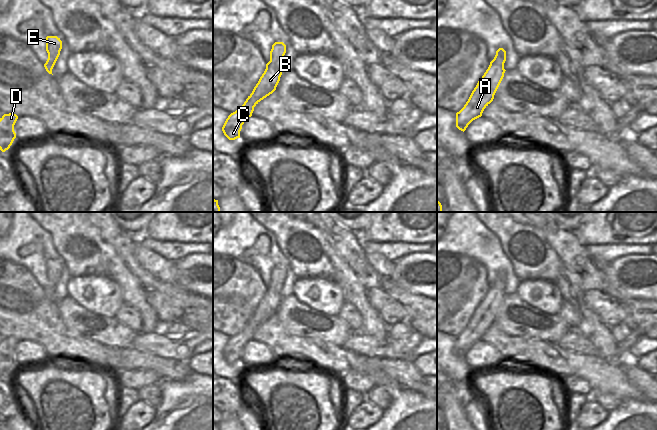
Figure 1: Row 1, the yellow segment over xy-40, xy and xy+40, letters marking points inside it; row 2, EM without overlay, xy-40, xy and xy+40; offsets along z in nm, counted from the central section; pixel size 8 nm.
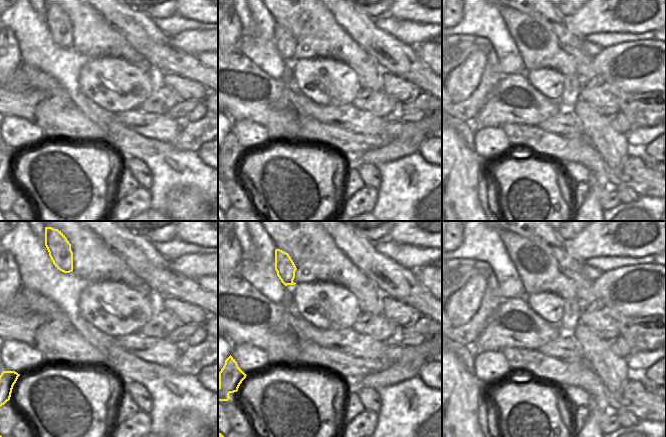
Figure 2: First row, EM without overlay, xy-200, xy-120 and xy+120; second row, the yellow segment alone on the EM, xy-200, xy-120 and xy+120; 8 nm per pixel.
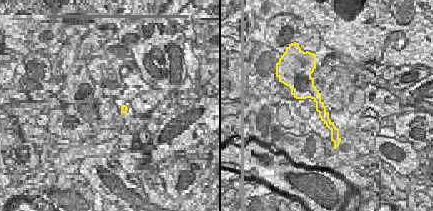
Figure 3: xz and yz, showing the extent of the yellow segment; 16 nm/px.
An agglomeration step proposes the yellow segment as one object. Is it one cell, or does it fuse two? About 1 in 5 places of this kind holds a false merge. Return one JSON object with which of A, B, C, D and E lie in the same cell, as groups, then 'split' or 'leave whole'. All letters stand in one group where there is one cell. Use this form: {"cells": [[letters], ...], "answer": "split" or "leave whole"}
{"cells": [["A", "B", "C", "D", "E"]], "answer": "leave whole"}

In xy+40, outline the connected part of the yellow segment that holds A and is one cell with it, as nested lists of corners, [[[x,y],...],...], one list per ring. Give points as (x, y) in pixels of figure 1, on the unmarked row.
[[[499,272],[484,299],[478,305],[464,331],[456,337],[456,351],[465,355],[468,349],[482,340],[484,333],[493,325],[504,301],[506,275]]]

